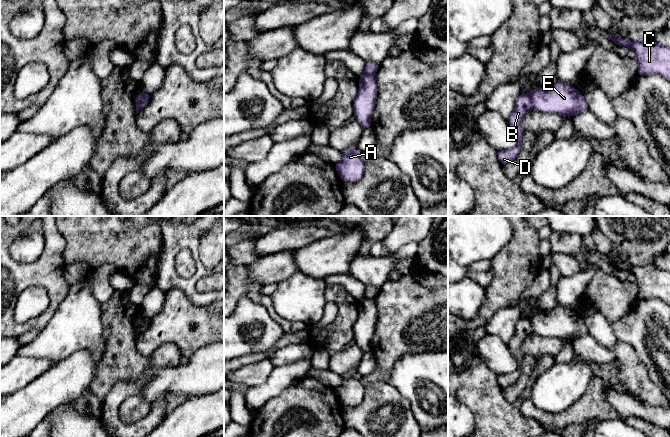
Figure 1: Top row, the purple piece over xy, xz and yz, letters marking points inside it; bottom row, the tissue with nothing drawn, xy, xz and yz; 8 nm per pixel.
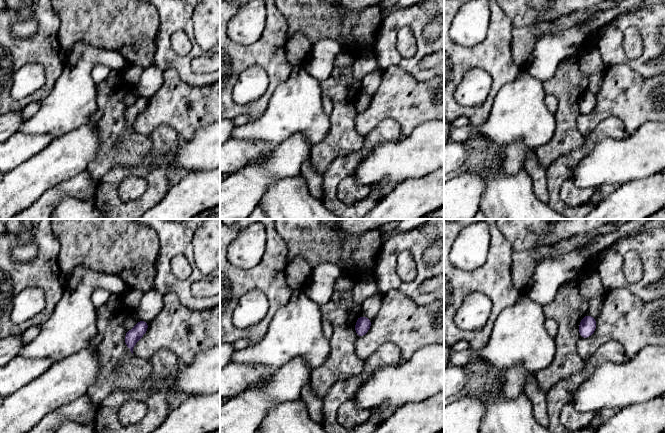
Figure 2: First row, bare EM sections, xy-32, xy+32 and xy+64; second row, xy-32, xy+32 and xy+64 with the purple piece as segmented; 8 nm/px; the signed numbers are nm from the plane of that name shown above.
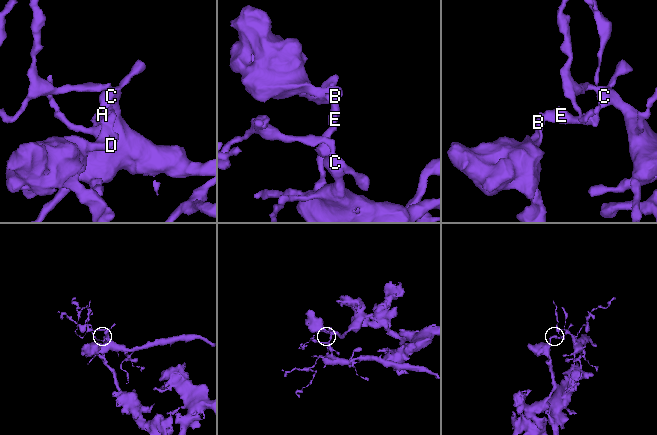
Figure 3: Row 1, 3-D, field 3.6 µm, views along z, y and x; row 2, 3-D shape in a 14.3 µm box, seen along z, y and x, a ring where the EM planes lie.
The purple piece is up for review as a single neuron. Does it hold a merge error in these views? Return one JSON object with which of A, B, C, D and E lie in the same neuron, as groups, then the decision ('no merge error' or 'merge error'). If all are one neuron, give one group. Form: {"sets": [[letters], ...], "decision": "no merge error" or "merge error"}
{"sets": [["A", "C", "E"], ["B", "D"]], "decision": "merge error"}

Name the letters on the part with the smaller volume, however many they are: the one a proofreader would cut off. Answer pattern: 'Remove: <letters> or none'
Remove: A, C, E

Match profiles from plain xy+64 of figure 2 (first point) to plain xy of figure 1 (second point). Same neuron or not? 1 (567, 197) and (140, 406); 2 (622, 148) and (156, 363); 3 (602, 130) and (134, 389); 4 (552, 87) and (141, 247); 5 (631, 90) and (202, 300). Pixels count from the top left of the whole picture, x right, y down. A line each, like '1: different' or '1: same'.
1: same
2: different
3: same
4: different
5: different

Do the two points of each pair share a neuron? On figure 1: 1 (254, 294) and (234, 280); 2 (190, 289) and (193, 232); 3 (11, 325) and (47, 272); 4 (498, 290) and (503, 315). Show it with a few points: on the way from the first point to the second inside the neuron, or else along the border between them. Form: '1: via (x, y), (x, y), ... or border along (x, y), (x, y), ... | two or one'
1: via (249, 291), (239, 285) | one
2: via (198, 275), (199, 264), (193, 246) | one
3: via (31, 324), (39, 323), (51, 311), (53, 292) | one
4: border along (515, 305), (501, 307), (485, 324) | two

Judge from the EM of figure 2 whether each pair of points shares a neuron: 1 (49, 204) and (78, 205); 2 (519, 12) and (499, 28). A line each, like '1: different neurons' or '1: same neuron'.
1: different neurons
2: different neurons

